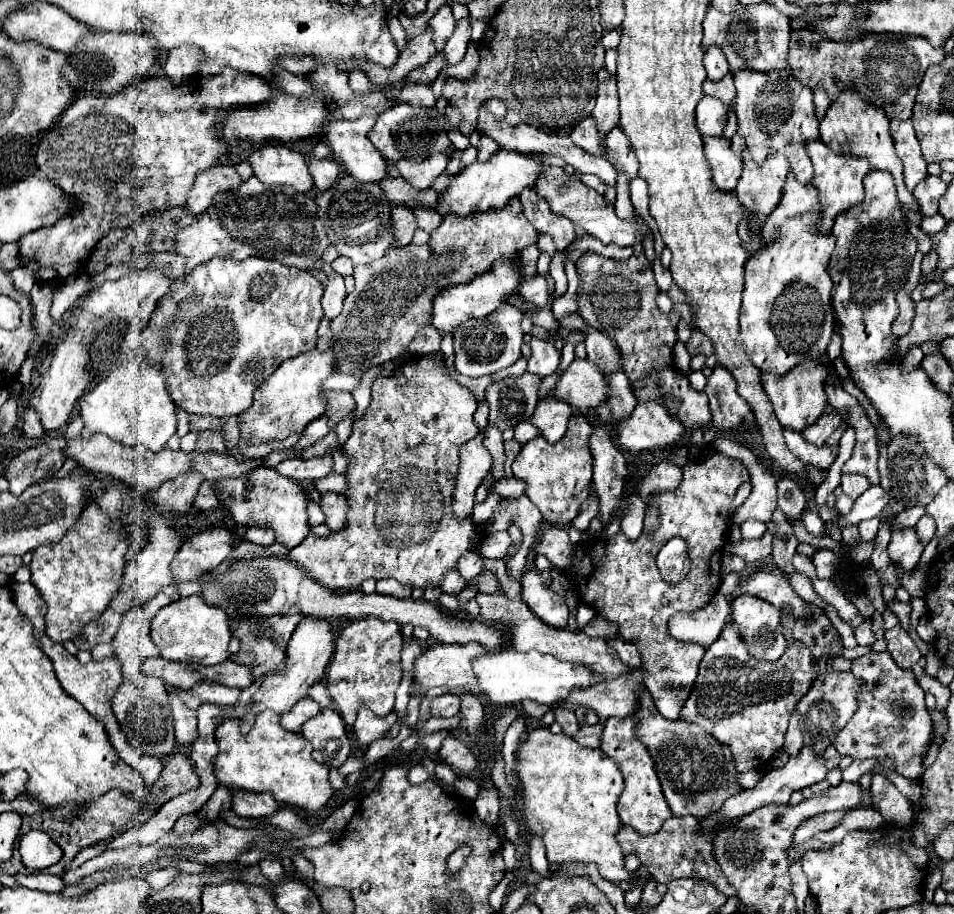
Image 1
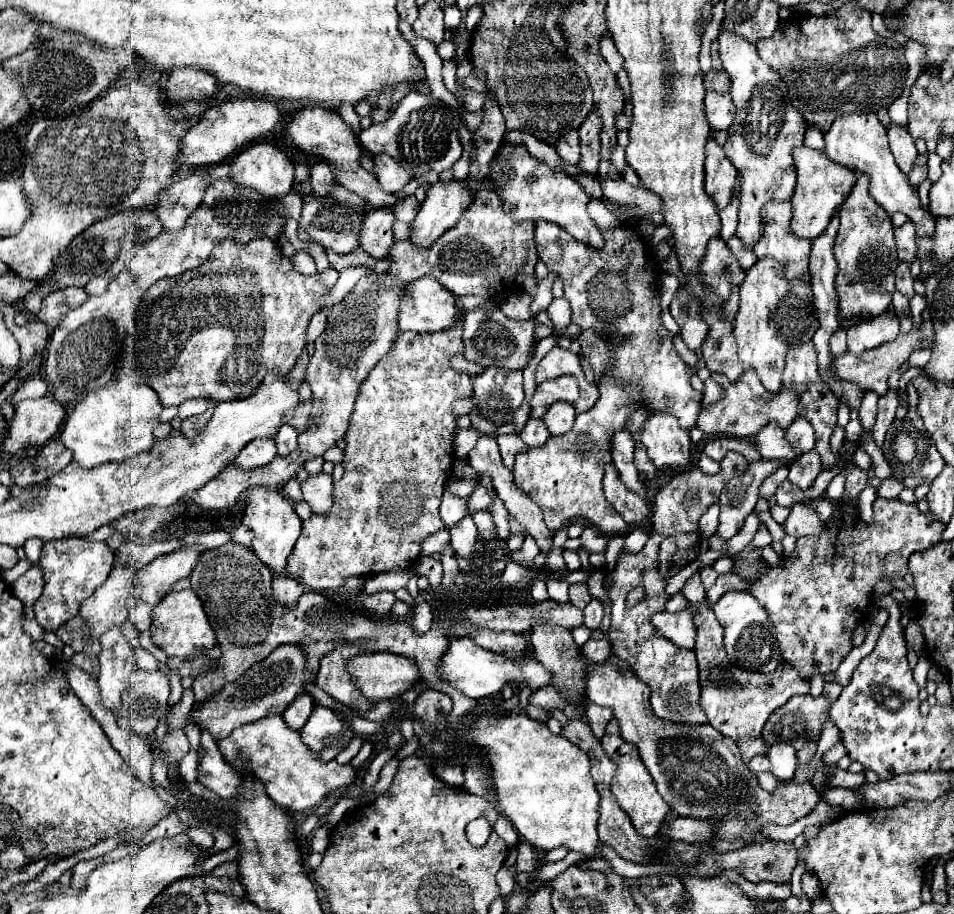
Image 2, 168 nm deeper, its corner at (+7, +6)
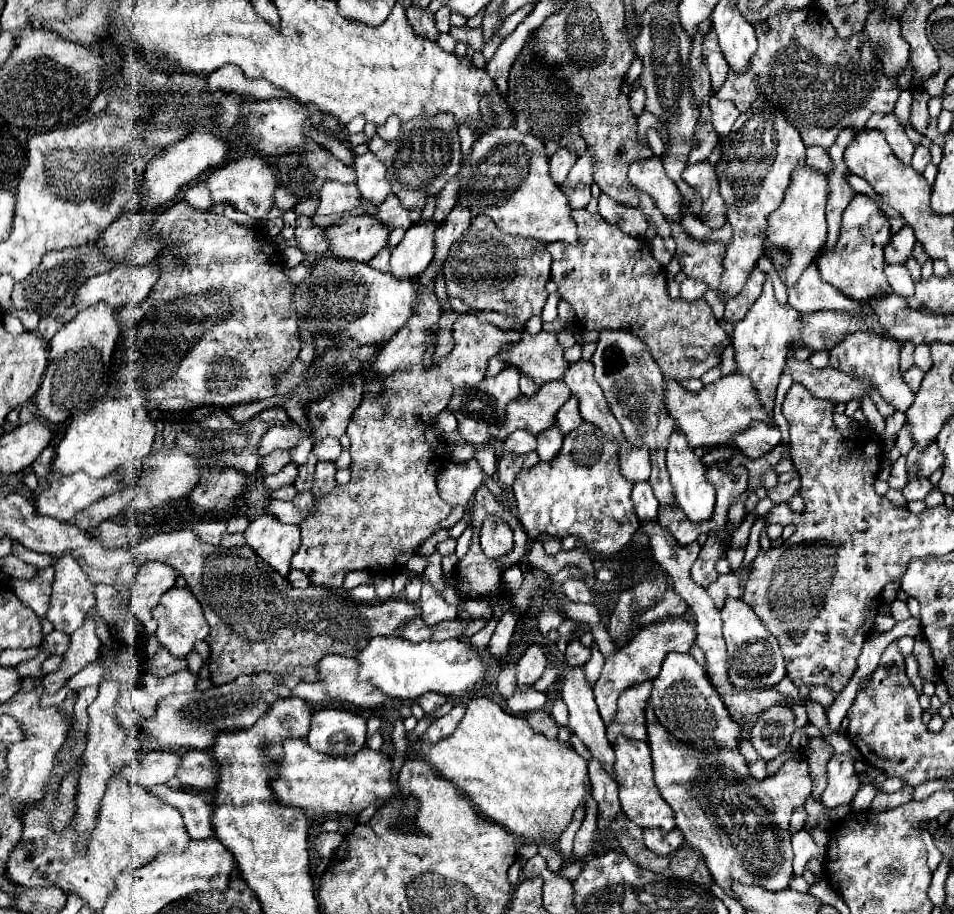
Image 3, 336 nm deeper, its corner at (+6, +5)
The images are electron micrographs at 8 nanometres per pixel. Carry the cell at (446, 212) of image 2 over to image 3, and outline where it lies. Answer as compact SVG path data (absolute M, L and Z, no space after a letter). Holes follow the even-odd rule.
M433 219L419 221L405 231L403 241L391 251L391 275L399 279L417 279L433 259Z

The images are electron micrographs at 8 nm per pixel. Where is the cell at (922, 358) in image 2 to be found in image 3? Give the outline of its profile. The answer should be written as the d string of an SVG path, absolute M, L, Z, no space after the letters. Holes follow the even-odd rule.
M913 365L909 371L905 371L905 373L903 373L903 379L905 379L905 383L911 387L911 391L913 391L913 393L917 393L917 391L919 391L923 375L925 375L925 373L923 373L917 365Z

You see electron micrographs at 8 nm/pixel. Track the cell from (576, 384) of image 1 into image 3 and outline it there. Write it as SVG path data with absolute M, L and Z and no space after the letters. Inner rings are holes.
M551 381L541 385L533 397L521 395L517 401L511 401L505 409L505 421L493 429L495 441L505 441L513 431L525 429L533 435L549 429L555 423L557 409L571 397L571 391L565 383Z

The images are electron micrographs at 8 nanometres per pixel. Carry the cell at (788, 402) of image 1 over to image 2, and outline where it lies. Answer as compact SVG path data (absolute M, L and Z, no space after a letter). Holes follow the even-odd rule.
M752 369L745 371L738 382L730 382L724 374L714 372L704 382L704 400L702 400L702 412L698 416L698 428L706 434L716 436L736 436L736 438L748 438L754 436L764 424L772 420L784 420L778 422L784 430L794 422L796 412L800 408L798 396L792 390L780 390L778 394L768 394L768 390L760 384L756 372Z

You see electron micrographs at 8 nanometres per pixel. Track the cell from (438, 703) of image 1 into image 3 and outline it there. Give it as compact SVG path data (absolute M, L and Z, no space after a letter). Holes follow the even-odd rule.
M425 693L425 697L419 697L419 699L417 699L417 703L423 707L425 713L435 711L435 709L441 707L445 701L447 701L447 697L441 697L439 693Z

